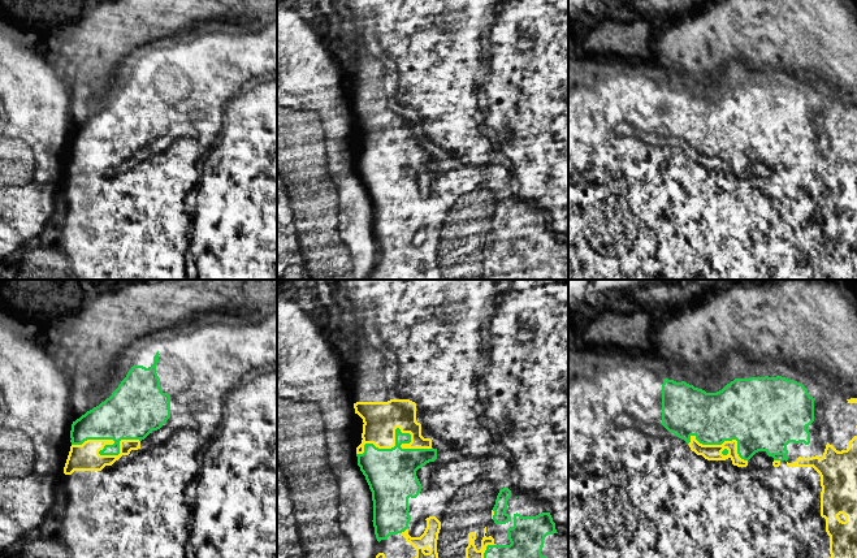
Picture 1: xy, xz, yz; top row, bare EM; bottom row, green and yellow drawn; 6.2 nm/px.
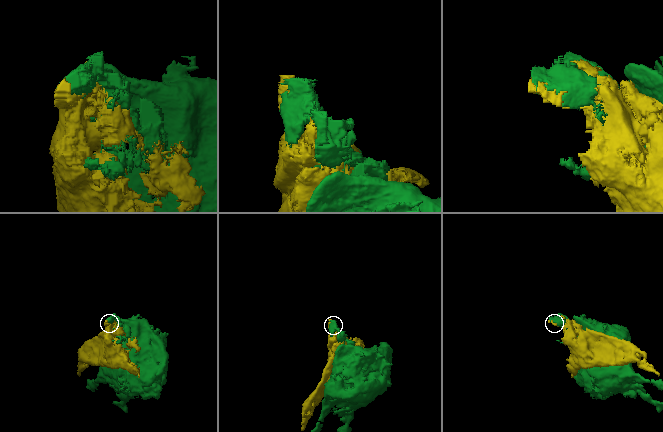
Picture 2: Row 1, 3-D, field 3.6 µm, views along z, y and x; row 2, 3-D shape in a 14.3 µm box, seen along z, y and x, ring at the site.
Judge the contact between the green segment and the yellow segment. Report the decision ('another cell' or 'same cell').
another cell

